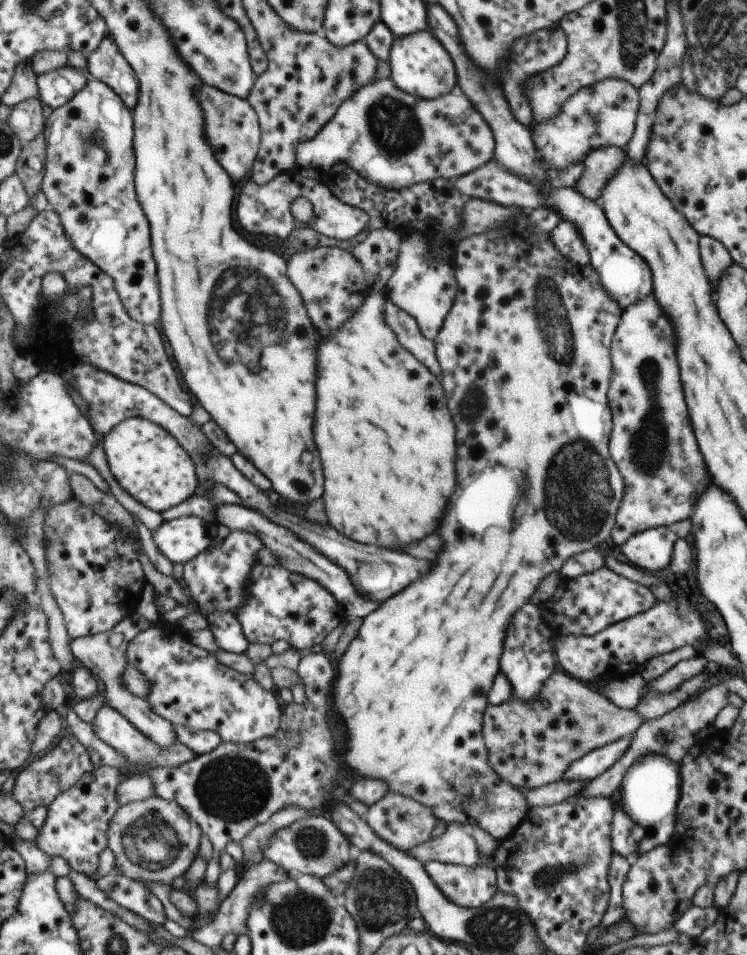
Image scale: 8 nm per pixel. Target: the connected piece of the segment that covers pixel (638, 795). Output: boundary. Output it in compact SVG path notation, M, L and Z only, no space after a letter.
M649 753L639 757L627 770L622 778L622 784L616 793L615 802L621 810L626 812L629 817L639 826L644 828L644 837L638 846L638 852L633 857L641 853L650 851L652 848L665 845L673 834L677 823L677 806L681 796L681 775L678 771L679 763L663 755Z

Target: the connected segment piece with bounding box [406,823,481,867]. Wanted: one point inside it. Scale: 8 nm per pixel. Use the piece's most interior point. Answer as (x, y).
(455, 845)

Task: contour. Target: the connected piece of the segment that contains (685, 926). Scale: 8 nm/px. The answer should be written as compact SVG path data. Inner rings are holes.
M691 904L674 920L671 929L694 939L715 922L717 915L718 909L715 906L703 908Z

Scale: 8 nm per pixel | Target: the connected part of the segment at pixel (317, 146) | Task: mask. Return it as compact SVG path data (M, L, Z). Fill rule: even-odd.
M389 77L373 80L371 84L358 90L317 137L299 144L296 168L304 177L324 182L333 166L346 162L359 174L367 177L369 182L399 190L421 181L433 181L437 177L460 177L489 162L491 158L493 136L489 132L489 126L477 114L463 90L455 90L455 94L445 94L443 98L422 99L399 90Z

